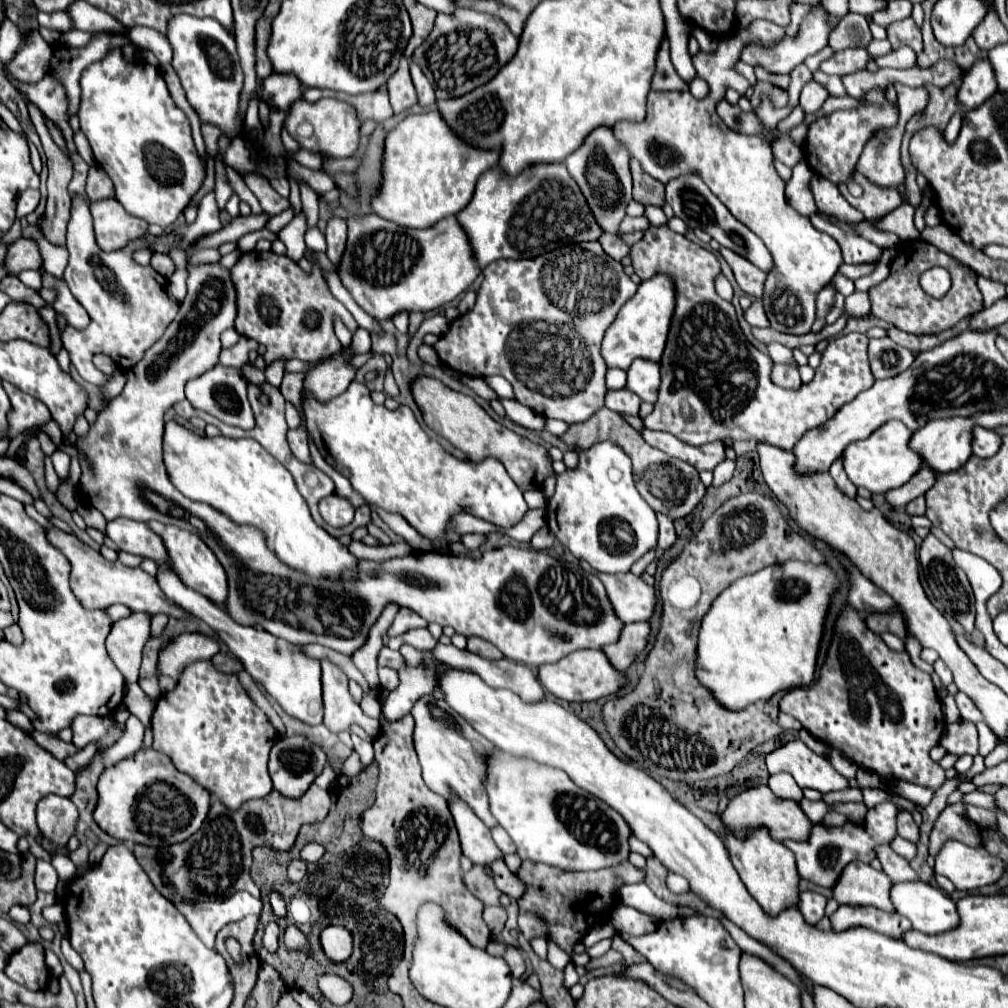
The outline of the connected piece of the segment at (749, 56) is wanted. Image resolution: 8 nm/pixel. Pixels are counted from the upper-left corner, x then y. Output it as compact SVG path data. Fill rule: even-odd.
M818 5L818 7L814 7L814 9L802 19L802 23L800 23L800 27L798 27L798 33L796 33L796 35L792 35L792 37L786 35L786 37L784 37L776 47L772 47L772 49L758 47L758 45L748 45L748 47L742 49L740 59L742 59L744 63L748 63L748 65L762 65L764 69L768 69L768 71L772 71L772 73L790 73L796 65L804 63L806 57L818 53L820 49L824 49L824 47L828 45L828 37L830 37L832 29L834 29L834 25L828 25L828 17L830 17L830 13L828 13L822 5Z

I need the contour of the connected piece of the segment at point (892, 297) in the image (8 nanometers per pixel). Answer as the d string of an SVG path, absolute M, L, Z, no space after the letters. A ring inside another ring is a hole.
M922 239L900 241L898 245L900 245L900 249L890 263L888 277L868 291L870 303L872 303L872 313L878 319L884 319L884 321L896 325L898 329L914 333L914 335L930 335L930 333L942 333L942 331L954 327L964 317L968 317L968 313L976 313L976 311L984 309L982 293L976 287L974 271L970 271L964 265L958 265L950 255L946 255L944 251L940 251L938 247L934 247L932 243L926 243ZM936 265L948 269L948 273L952 277L952 291L948 291L942 299L928 297L918 283L920 273L930 267L936 267Z

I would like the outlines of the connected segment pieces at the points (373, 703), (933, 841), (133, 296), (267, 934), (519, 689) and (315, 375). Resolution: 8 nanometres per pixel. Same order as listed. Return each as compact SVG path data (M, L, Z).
M364 693L360 702L360 706L363 712L369 717L373 717L376 719L380 718L381 707L378 700L373 695L366 695Z
M954 803L944 809L932 829L930 835L930 855L938 855L946 841L962 841L966 845L980 845L974 843L974 829L962 819L966 815L962 803Z
M72 195L72 219L68 223L68 243L70 263L64 271L64 281L68 283L72 295L82 303L82 307L90 313L92 323L78 331L66 329L62 333L62 343L70 353L70 361L78 369L84 381L94 383L94 363L92 357L96 353L106 353L118 365L118 369L132 369L144 355L144 351L154 345L172 319L178 313L178 301L168 295L168 279L156 273L152 267L142 267L132 259L136 249L150 247L152 243L163 242L178 244L181 237L174 233L164 233L154 237L146 233L142 239L130 241L124 249L106 253L102 251L92 233L92 217L88 203L82 195Z
M268 923L266 931L264 931L264 947L268 951L276 951L278 949L278 935L280 935L278 925L276 923Z
M438 643L434 649L432 649L432 655L446 661L448 665L452 667L458 667L458 669L470 669L474 673L478 673L490 687L496 687L496 689L510 689L514 691L516 695L520 695L522 701L526 703L534 703L534 701L540 701L544 699L544 689L540 685L540 681L536 679L536 675L532 673L530 667L526 667L524 663L516 663L516 661L510 661L510 659L486 659L486 657L480 657L468 649L458 649L454 645L442 645Z
M336 355L330 363L322 363L306 373L304 389L310 389L320 403L326 403L346 391L354 373L356 371L348 365L348 359Z

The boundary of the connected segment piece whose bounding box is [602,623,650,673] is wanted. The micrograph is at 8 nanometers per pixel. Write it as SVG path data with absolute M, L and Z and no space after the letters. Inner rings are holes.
M630 623L624 625L624 629L620 631L620 639L616 643L604 645L602 651L618 673L624 673L628 665L636 659L636 655L644 649L648 641L648 633L650 633L648 623Z

